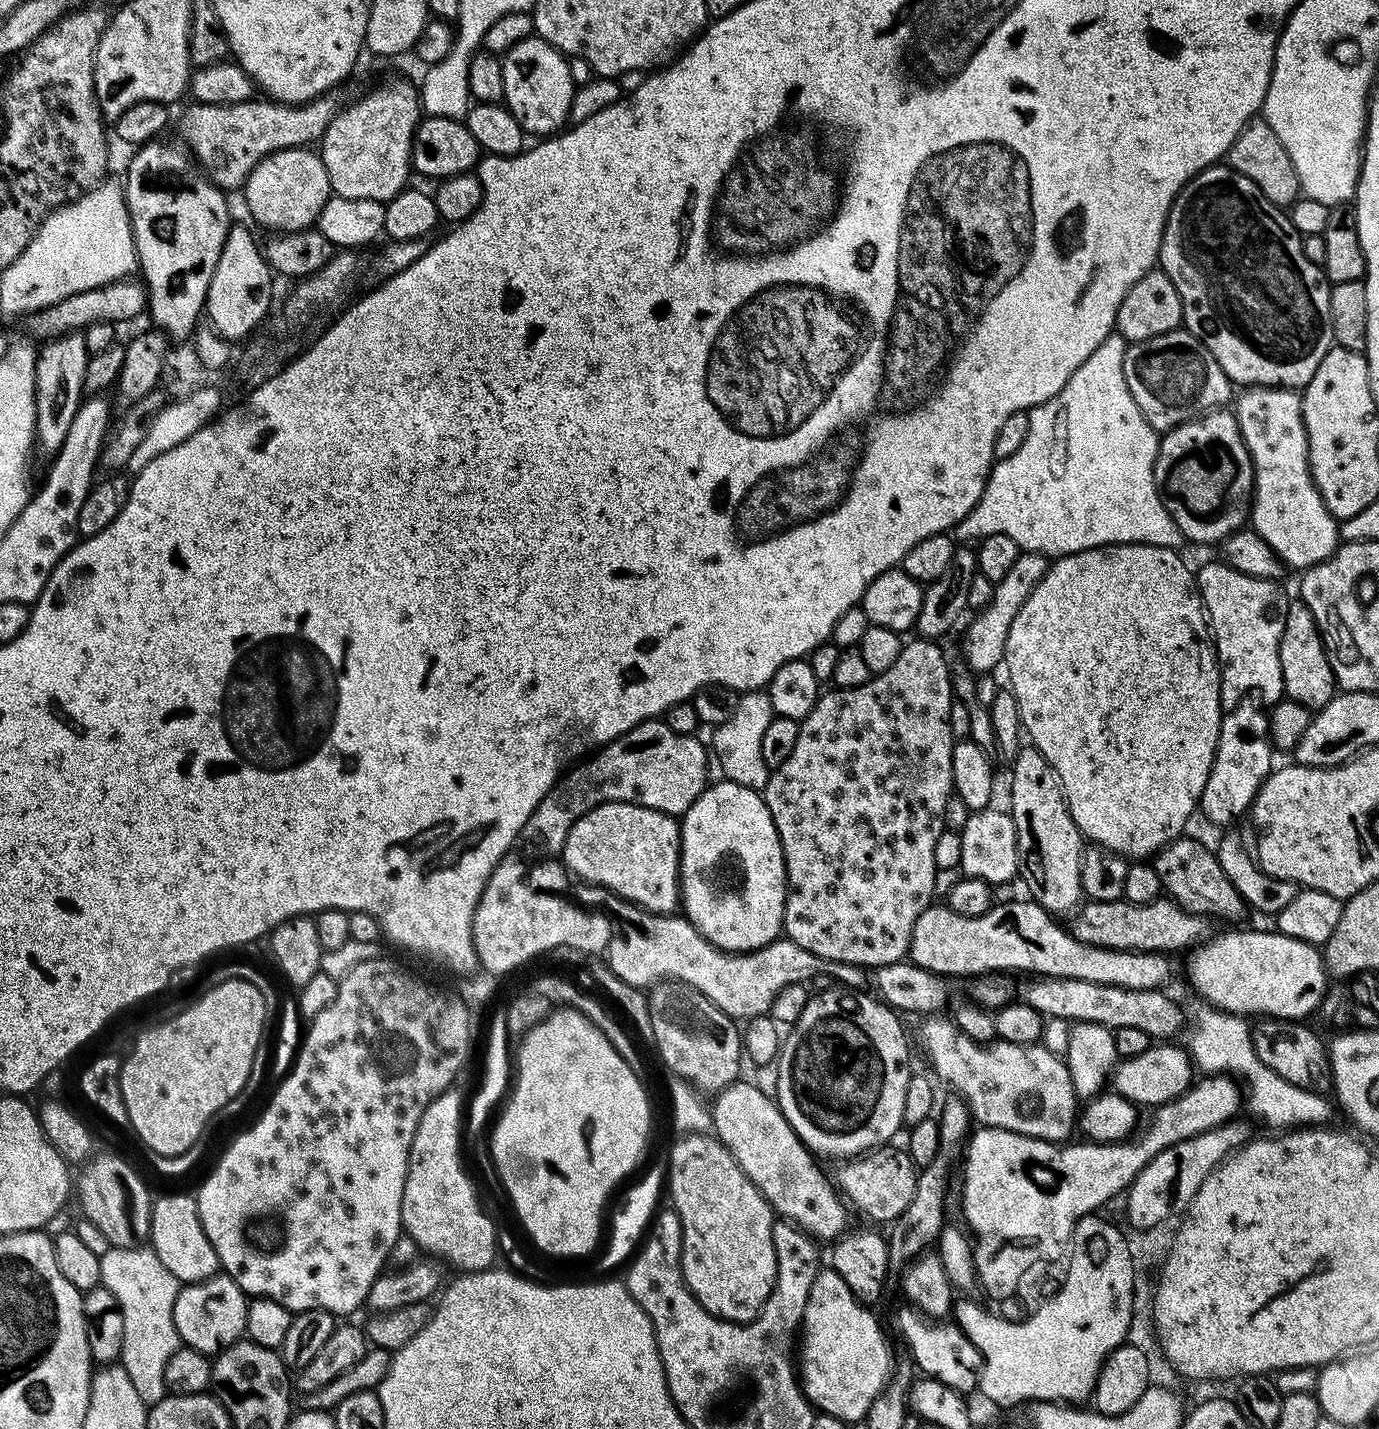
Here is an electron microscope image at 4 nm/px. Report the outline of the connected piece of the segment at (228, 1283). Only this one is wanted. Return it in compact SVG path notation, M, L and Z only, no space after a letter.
M226 1274L211 1276L209 1280L203 1280L197 1284L185 1284L180 1289L178 1298L174 1302L174 1326L180 1335L181 1345L204 1352L209 1358L229 1348L237 1340L245 1335L246 1310L248 1309L249 1297Z

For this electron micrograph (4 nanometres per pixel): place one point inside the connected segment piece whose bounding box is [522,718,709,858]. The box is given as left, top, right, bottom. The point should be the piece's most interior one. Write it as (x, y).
(650, 766)

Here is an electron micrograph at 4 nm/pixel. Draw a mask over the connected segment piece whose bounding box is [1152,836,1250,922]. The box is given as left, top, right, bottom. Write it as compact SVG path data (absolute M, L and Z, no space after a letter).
M1183 836L1161 848L1152 858L1152 865L1163 884L1164 892L1188 913L1196 913L1214 920L1222 918L1230 922L1249 915L1248 904L1242 898L1242 894L1234 890L1233 883L1222 870L1215 851L1210 846L1208 848L1190 836Z

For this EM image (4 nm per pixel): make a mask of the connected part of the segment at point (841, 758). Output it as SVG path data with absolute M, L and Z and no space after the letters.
M912 638L912 641L909 639L907 643L905 643L904 648L898 654L898 662L894 662L894 666L890 666L890 670L875 673L872 679L867 680L865 684L857 688L836 688L831 691L832 692L825 691L820 699L816 701L814 710L810 710L810 714L806 714L806 718L800 721L798 742L794 746L794 751L790 753L790 758L786 758L786 762L782 762L782 766L778 766L769 771L768 781L762 790L764 801L770 810L770 818L774 818L774 826L778 830L778 838L782 842L786 878L788 879L788 893L786 894L786 902L784 903L784 926L782 932L787 939L798 942L798 946L802 946L802 950L810 950L810 954L814 954L818 958L842 962L843 964L859 964L860 967L865 970L875 970L890 963L903 961L905 957L908 956L908 947L910 946L912 931L914 930L914 922L918 922L918 918L927 908L933 907L934 904L932 895L936 892L936 875L938 875L938 869L934 862L934 845L938 842L938 838L946 831L944 827L946 802L953 799L954 796L954 789L952 787L952 745L954 743L954 737L952 727L950 726L950 706L954 699L952 682L947 662L943 657L941 645L923 638Z

